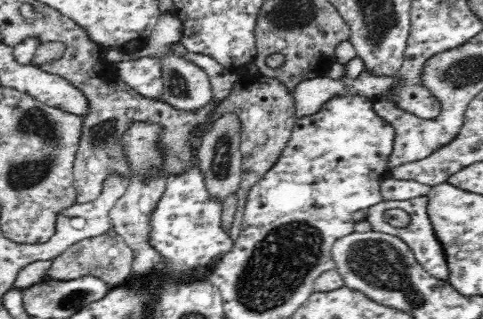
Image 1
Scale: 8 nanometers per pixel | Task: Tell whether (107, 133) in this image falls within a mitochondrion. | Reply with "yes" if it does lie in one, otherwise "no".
yes

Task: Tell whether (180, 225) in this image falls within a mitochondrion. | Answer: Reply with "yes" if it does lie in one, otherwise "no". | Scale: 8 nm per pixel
no

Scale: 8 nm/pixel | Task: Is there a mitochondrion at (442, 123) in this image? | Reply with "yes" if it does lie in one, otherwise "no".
no

